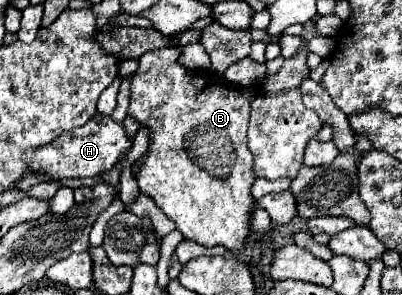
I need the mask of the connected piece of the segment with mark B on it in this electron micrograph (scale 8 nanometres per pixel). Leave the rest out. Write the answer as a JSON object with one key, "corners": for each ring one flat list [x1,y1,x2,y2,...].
{"corners":[[170,45,170,47,160,47,160,49,152,49,148,53,144,53,140,57,140,67,136,71,136,75,130,81,130,107,128,107,128,115,132,119,136,119,140,125,148,127,150,131,150,145,148,151,144,153,142,165,138,167,138,185,140,185,140,193,148,195,150,199,154,199,154,203,176,223,176,229,184,233,186,239,192,239,204,247,214,247,214,245,224,245,230,253,236,253,238,249,242,249,244,239,248,237,250,231,250,215,252,215,252,207,254,207,254,197,250,195,250,187,256,179,254,175,254,163,252,163,252,155,246,143,246,131,248,131,248,119,250,119,250,101,258,95,258,91,250,89,250,87,238,87,230,81,226,81,226,77,222,75,214,75,214,71,190,71,188,67,180,65,178,57,182,53,180,45]]}

